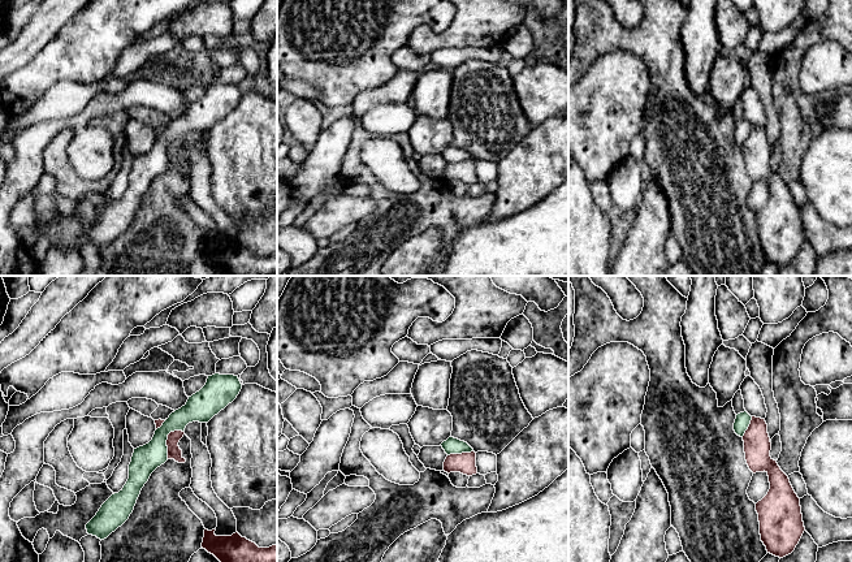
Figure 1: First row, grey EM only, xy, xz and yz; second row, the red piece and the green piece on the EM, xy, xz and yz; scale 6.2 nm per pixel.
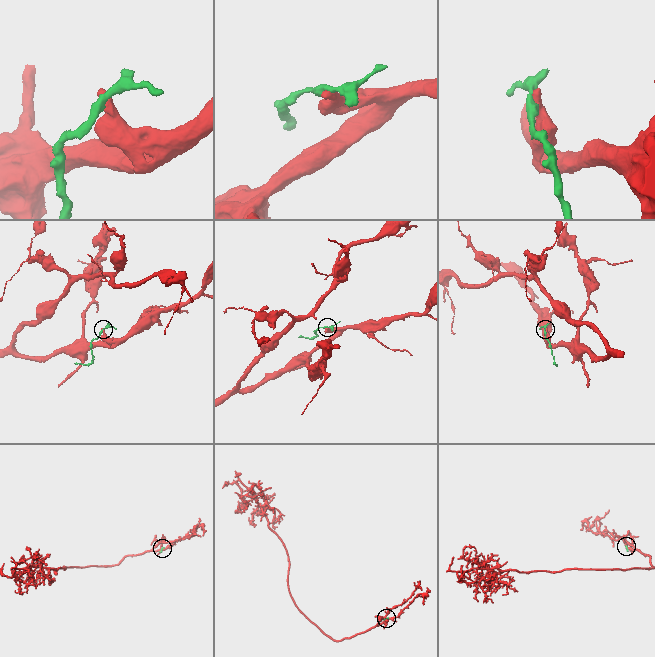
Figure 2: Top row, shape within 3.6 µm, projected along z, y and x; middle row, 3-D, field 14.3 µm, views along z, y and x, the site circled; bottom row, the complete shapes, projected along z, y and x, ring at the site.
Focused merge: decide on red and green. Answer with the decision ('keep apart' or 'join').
keep apart

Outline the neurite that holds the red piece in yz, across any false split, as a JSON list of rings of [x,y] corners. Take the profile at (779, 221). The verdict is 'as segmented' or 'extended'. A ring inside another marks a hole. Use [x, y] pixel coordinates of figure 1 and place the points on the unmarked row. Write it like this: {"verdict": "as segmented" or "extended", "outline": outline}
{"verdict": "as segmented", "outline": [[[752,125],[743,150],[749,178],[753,182],[765,180],[770,191],[767,203],[756,212],[761,250],[767,261],[783,267],[795,259],[805,239],[800,207],[788,185],[770,165],[771,151],[765,127]]]}

